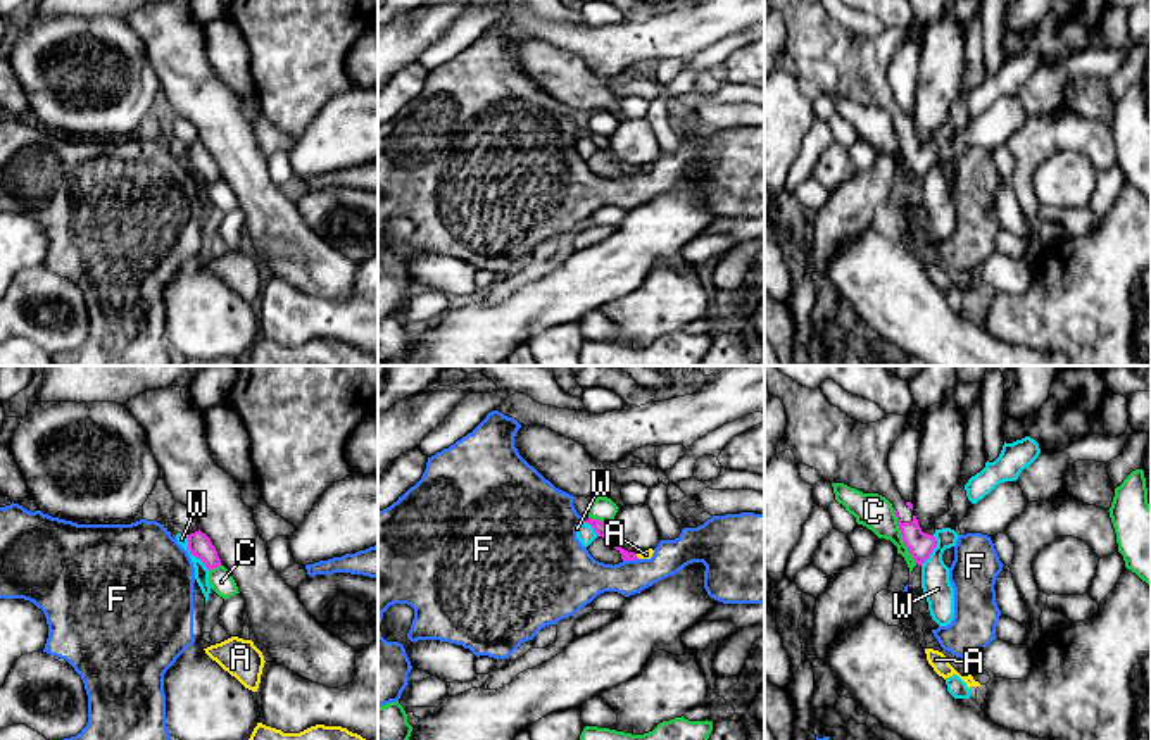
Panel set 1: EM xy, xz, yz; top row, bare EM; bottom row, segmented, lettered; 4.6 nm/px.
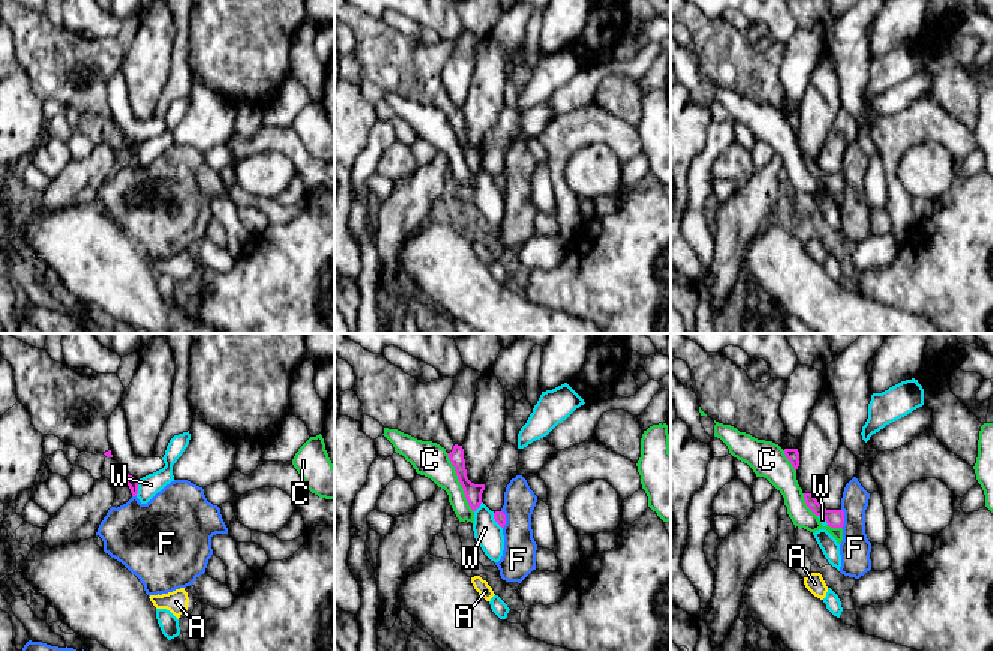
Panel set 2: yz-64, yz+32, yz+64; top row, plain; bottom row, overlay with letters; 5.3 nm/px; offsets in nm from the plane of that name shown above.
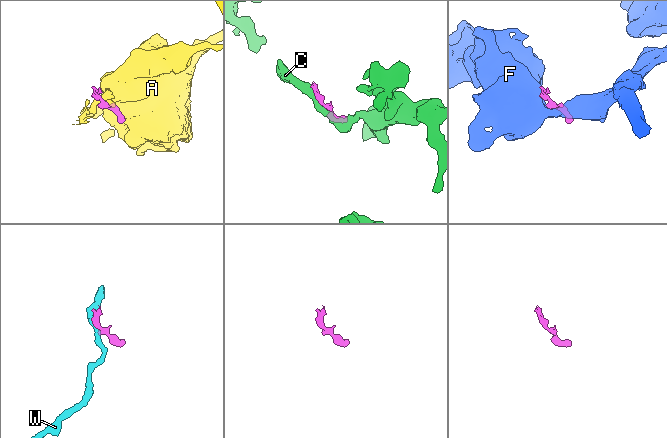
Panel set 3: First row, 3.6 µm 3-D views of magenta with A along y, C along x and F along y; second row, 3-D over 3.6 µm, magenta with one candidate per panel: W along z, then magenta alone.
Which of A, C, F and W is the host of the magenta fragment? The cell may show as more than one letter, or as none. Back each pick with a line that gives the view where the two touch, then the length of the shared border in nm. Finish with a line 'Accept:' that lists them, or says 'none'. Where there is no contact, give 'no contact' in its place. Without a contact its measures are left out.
Accept: none

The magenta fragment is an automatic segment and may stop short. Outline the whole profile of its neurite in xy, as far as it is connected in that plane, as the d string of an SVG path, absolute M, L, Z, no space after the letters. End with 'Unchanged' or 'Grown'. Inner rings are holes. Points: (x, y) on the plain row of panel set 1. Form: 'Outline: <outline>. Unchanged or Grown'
Outline: M200 143L188 148L188 164L192 169L200 172L209 185L221 179L216 160L212 159L211 152Z. Unchanged

